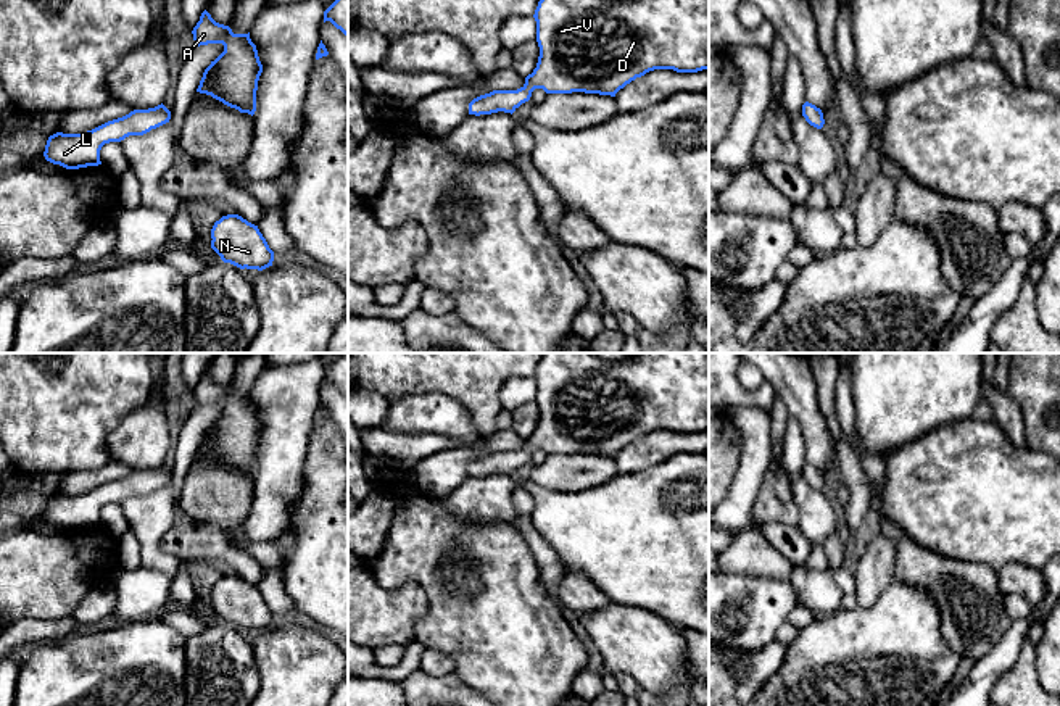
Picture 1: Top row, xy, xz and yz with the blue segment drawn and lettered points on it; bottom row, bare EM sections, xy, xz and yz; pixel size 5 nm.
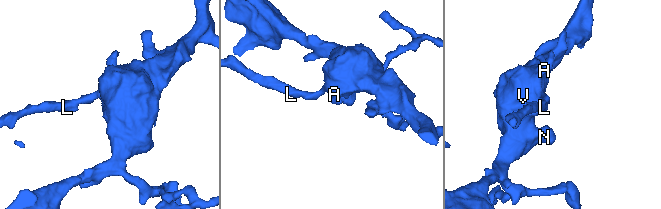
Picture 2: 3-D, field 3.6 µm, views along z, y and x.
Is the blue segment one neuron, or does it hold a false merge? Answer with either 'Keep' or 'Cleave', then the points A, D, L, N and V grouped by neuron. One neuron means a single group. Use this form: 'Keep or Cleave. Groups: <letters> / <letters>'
Keep. Groups: A D L N V

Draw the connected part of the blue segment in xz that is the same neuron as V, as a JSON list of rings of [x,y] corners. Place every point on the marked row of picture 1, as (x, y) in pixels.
[[[540,0],[533,15],[540,56],[517,90],[493,90],[469,103],[469,114],[514,113],[535,89],[546,93],[611,95],[654,69],[709,69],[709,0]]]

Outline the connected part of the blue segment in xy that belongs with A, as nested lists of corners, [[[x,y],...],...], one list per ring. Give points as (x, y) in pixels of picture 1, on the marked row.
[[[205,10],[192,34],[197,47],[224,45],[224,52],[205,69],[197,92],[253,116],[263,64],[250,32],[234,34],[229,26],[216,23]]]

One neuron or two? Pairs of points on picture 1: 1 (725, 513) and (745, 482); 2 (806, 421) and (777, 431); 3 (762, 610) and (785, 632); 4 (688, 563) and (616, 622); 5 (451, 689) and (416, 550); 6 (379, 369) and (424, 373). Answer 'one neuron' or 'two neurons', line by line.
1: one neuron
2: two neurons
3: two neurons
4: two neurons
5: two neurons
6: one neuron

